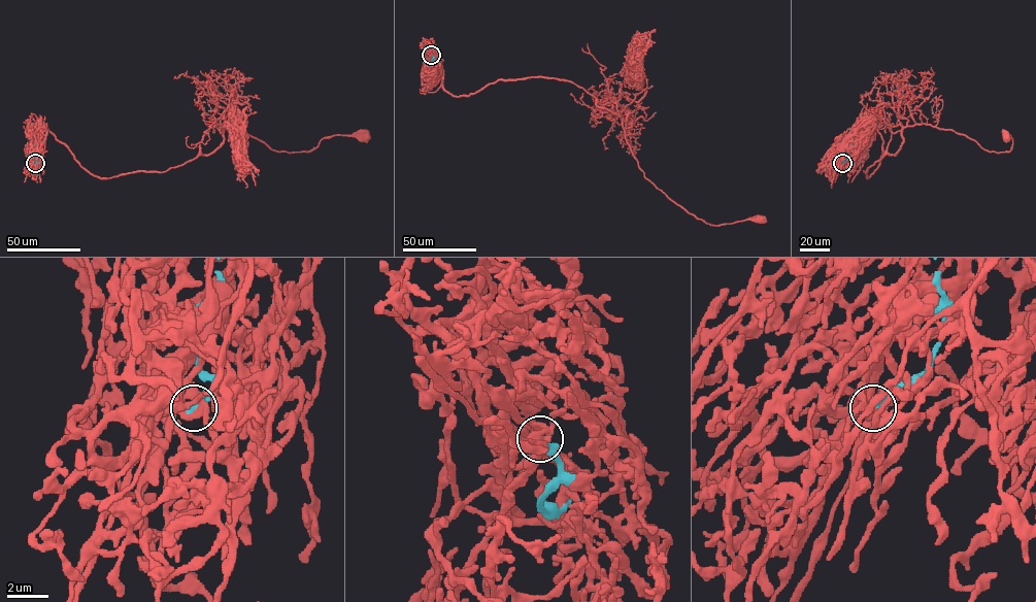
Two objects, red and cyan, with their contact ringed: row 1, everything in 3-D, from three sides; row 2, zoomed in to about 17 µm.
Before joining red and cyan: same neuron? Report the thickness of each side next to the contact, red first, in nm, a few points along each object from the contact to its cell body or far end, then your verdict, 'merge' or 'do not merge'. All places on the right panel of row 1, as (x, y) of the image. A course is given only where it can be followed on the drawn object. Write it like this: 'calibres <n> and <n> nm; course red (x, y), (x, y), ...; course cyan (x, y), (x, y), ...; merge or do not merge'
calibres 400 and 380 nm; course red (842, 163), (872, 125), (882, 154), (867, 178), (904, 127), (954, 130), (999, 153), (1012, 148), (1005, 137); course cyan (842, 163), (853, 144); do not merge

